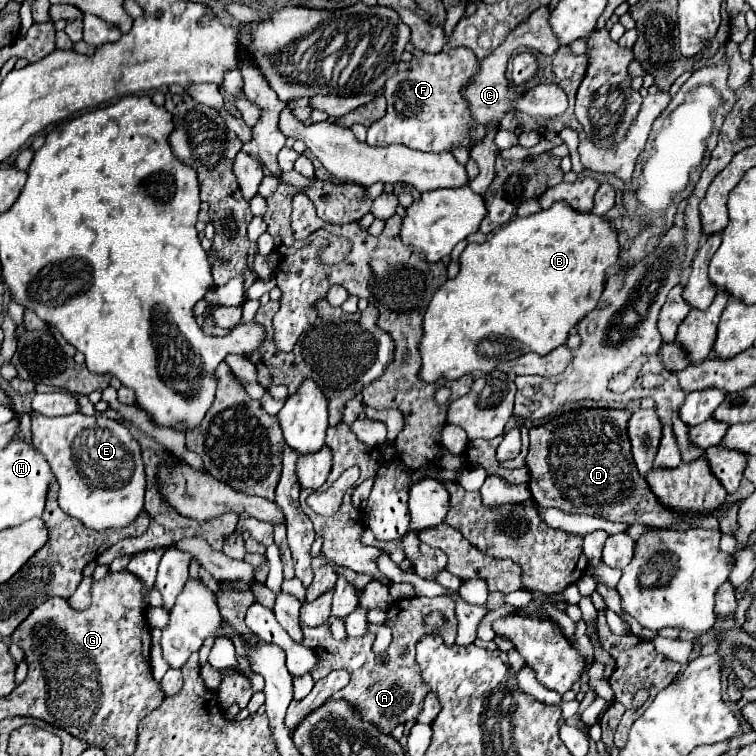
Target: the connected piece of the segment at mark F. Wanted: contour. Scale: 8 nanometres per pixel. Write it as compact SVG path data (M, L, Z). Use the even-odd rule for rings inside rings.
M467 48L439 54L413 54L409 62L399 62L397 72L385 84L387 114L369 126L367 144L382 147L403 144L425 152L449 152L455 144L471 148L467 128L473 116L461 90L477 70L479 60Z

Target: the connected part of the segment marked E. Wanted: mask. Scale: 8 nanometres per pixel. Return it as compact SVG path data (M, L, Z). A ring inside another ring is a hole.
M31 412L31 432L35 448L45 456L59 482L59 506L69 516L79 518L91 530L123 528L143 510L145 468L141 446L129 428L119 420L99 416L59 416L49 418Z

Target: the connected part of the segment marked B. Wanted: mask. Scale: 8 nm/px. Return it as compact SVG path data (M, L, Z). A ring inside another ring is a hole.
M563 202L541 210L535 216L509 220L483 244L467 244L459 264L459 274L447 280L433 296L423 314L423 336L419 342L423 382L457 380L465 374L489 374L499 360L515 360L527 352L549 354L565 344L569 330L595 308L605 282L605 272L617 262L617 232L601 216L575 212Z

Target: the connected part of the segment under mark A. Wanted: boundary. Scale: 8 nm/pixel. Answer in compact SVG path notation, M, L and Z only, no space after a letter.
M445 596L437 598L409 598L409 600L399 600L391 604L387 612L397 610L397 616L393 620L393 642L385 652L381 652L377 658L373 658L373 636L361 636L361 638L349 638L347 642L339 642L331 636L329 630L329 620L327 624L319 626L305 626L299 624L303 630L303 646L311 648L317 656L317 664L311 670L313 680L317 682L319 678L325 678L331 670L345 668L351 674L351 682L335 692L331 698L339 700L349 700L363 718L363 722L375 726L381 734L389 734L395 726L405 724L405 722L415 722L421 708L423 708L423 698L429 694L429 686L423 682L421 672L415 662L415 644L417 640L427 634L425 632L425 616L427 610L455 610L455 602Z

